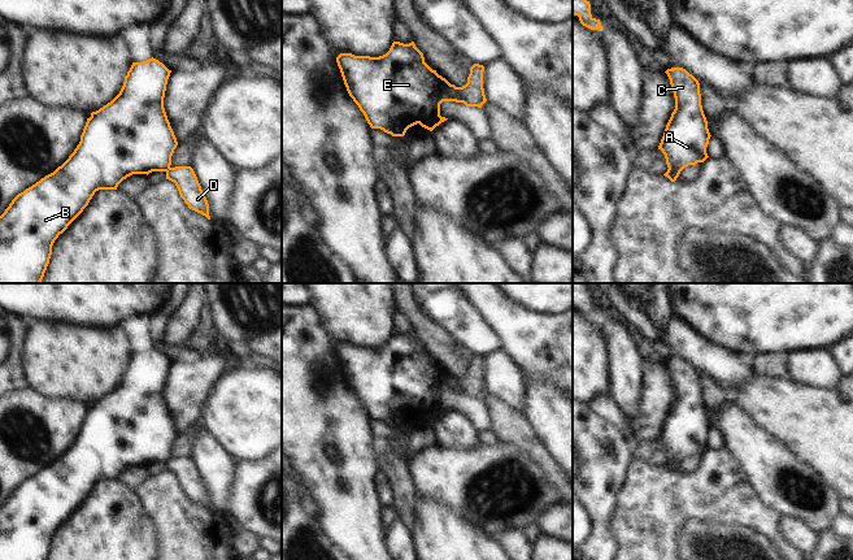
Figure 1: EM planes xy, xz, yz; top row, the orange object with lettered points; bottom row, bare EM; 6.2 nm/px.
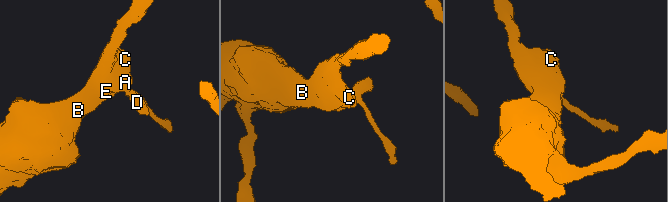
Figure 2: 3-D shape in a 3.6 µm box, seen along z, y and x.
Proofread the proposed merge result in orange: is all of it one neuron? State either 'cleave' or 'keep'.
cleave

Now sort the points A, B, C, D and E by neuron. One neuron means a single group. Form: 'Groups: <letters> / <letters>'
Groups: A B C E / D.

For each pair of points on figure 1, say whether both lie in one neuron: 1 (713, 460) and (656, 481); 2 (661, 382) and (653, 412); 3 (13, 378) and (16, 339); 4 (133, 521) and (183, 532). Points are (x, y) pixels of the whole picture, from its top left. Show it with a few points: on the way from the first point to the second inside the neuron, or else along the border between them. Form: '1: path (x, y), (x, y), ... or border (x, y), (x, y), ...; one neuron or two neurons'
1: path (700, 474), (693, 481), (670, 481); one neuron
2: path (657, 390), (655, 404); one neuron
3: path (13, 369), (16, 348); one neuron
4: border (139, 498), (155, 528), (157, 546); two neurons

